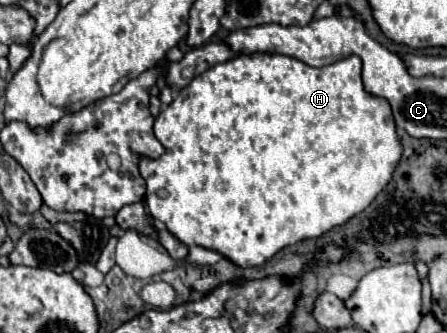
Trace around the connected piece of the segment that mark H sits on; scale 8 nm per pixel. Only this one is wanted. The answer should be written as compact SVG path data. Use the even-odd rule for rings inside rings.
M250 54L250 56L236 56L224 64L216 64L196 76L186 88L178 92L170 106L166 106L154 124L154 134L164 146L164 154L156 160L142 158L140 160L140 174L146 180L146 206L154 220L162 222L180 242L186 246L202 246L212 252L220 252L226 260L240 268L252 268L264 264L276 252L286 246L292 246L306 238L316 238L328 232L334 226L344 224L352 216L360 214L392 180L392 172L400 162L402 144L396 134L396 122L390 110L388 100L372 96L364 90L360 78L360 58L348 56L330 66L312 68L296 58L282 56L282 54Z

